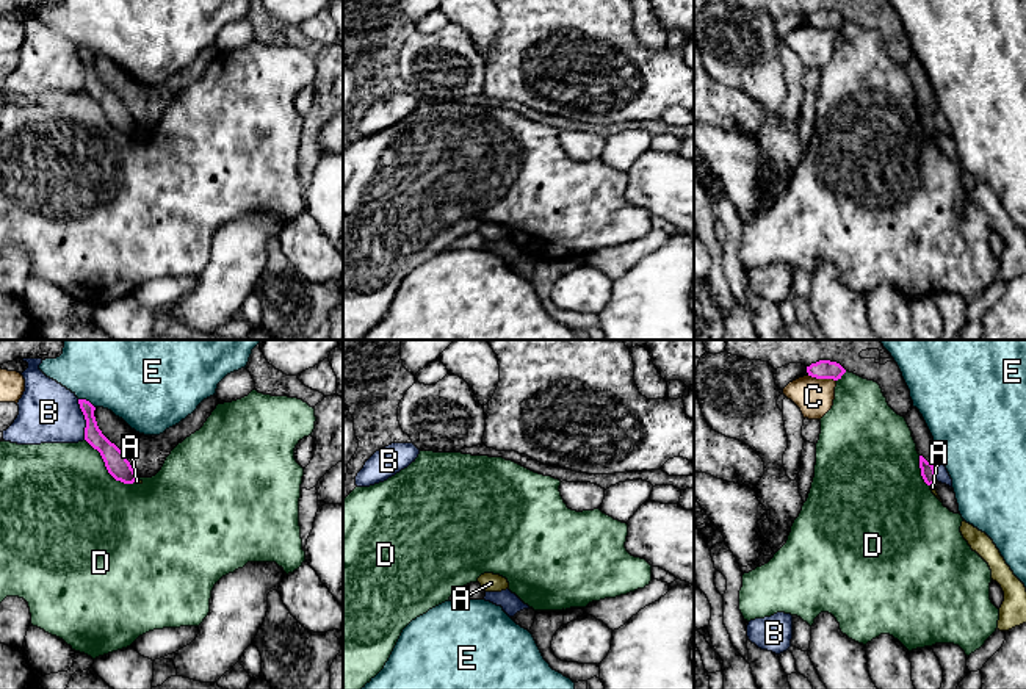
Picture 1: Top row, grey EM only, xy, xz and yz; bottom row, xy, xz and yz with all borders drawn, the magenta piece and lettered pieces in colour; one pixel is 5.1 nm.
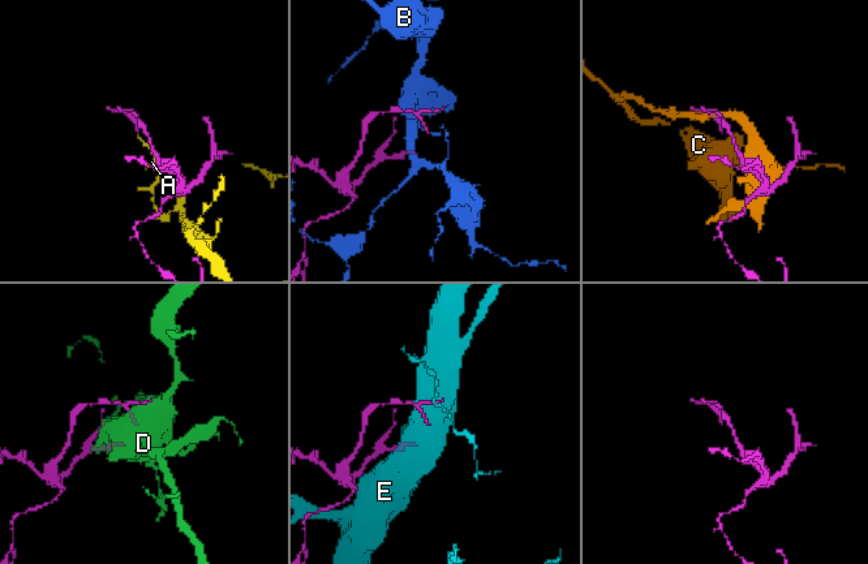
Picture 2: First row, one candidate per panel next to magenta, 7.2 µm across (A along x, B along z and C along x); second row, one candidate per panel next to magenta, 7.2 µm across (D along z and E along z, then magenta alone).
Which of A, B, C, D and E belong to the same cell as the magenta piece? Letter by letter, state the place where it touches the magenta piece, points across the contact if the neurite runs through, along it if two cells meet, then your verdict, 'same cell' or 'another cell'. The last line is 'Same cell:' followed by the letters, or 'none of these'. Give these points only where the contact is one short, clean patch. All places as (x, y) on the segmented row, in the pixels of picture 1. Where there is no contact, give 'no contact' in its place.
A: meets magenta in yz at (932, 483); border along yz (934, 483), (931, 486); another cell
B: meets magenta in xy at (85, 418); another cell
C: meets magenta in yz at (821, 378); another cell
D: meets magenta in xy at (107, 468); another cell
E: meets magenta in xy at (85, 400); border along xy (79, 398), (85, 398), (94, 407); another cell
Same cell: none of these

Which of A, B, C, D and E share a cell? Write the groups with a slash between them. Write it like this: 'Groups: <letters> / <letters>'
Groups: A / B / C / D / E

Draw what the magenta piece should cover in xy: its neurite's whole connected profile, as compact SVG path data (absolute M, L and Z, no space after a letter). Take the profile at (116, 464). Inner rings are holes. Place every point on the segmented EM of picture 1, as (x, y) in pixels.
M78 399L78 404L86 420L85 440L100 453L108 473L116 481L133 484L138 476L124 453L114 443L111 443L99 429L94 417L96 407L86 399Z

